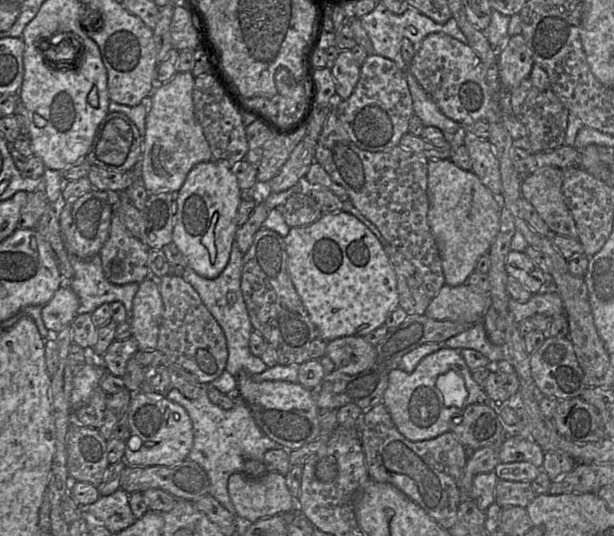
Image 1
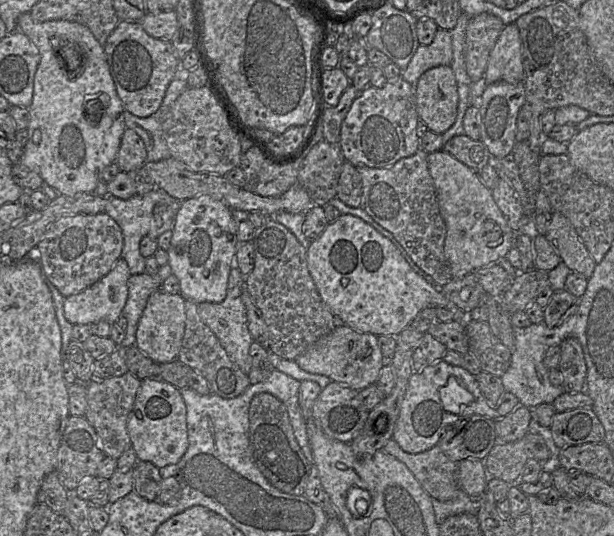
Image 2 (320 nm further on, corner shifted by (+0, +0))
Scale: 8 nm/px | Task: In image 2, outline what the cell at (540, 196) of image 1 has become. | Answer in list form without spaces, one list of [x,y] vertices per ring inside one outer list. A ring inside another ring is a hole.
[[[553,211],[545,237],[571,271],[580,273],[587,279],[592,276],[596,263],[564,215]]]

